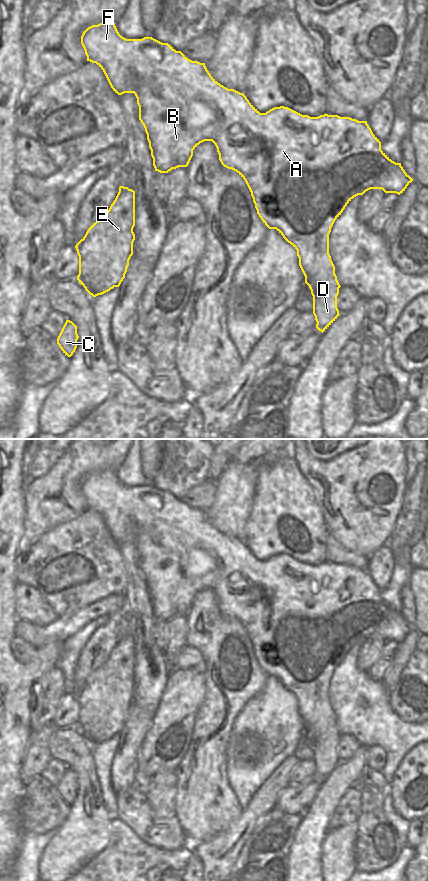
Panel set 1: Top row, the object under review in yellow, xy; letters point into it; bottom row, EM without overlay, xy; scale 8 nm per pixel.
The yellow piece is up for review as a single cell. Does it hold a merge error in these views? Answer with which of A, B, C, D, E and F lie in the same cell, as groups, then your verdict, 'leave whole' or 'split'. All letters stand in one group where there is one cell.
groups A B D E F / C; split

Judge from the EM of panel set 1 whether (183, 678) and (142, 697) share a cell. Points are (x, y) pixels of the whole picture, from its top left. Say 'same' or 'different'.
different

